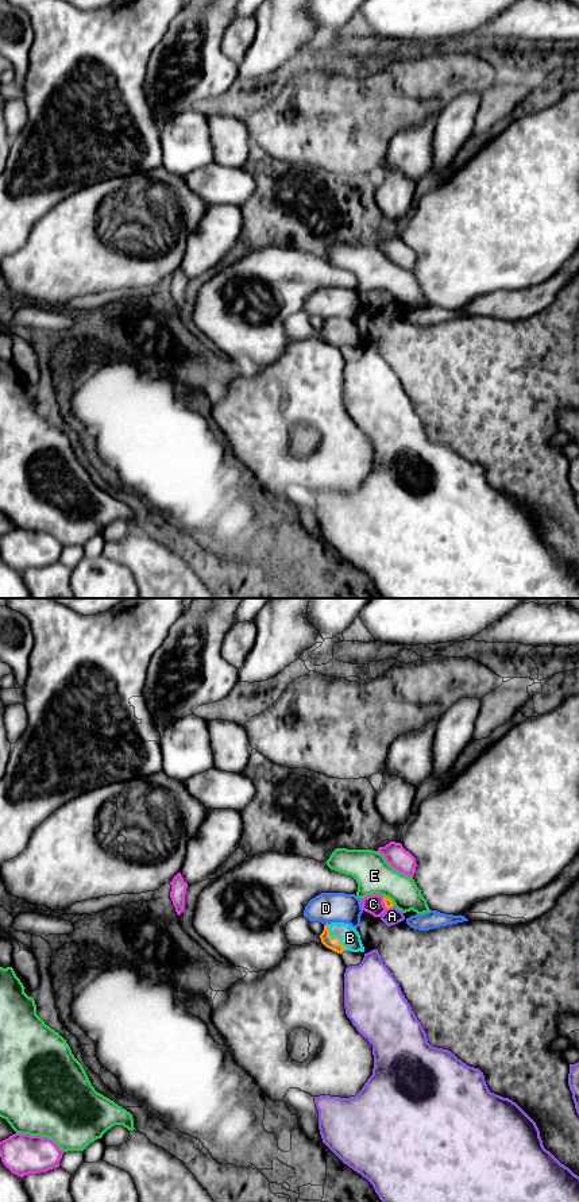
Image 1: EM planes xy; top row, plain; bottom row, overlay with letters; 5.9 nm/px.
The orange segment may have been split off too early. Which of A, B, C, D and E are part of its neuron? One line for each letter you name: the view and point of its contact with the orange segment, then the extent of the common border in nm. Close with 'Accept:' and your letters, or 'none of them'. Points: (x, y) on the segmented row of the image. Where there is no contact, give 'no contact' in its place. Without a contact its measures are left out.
B: contact xy (335, 937); length 200 nm
Accept: B

